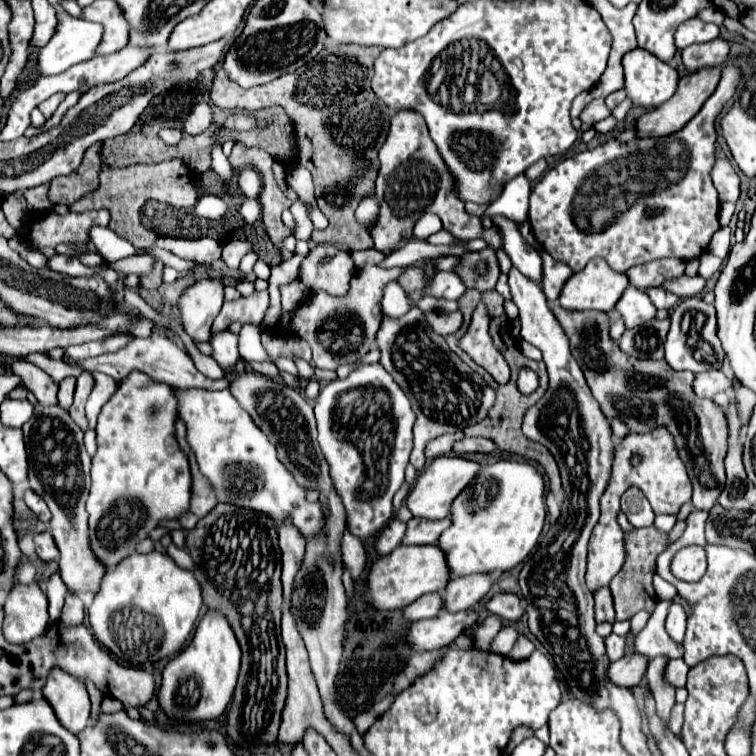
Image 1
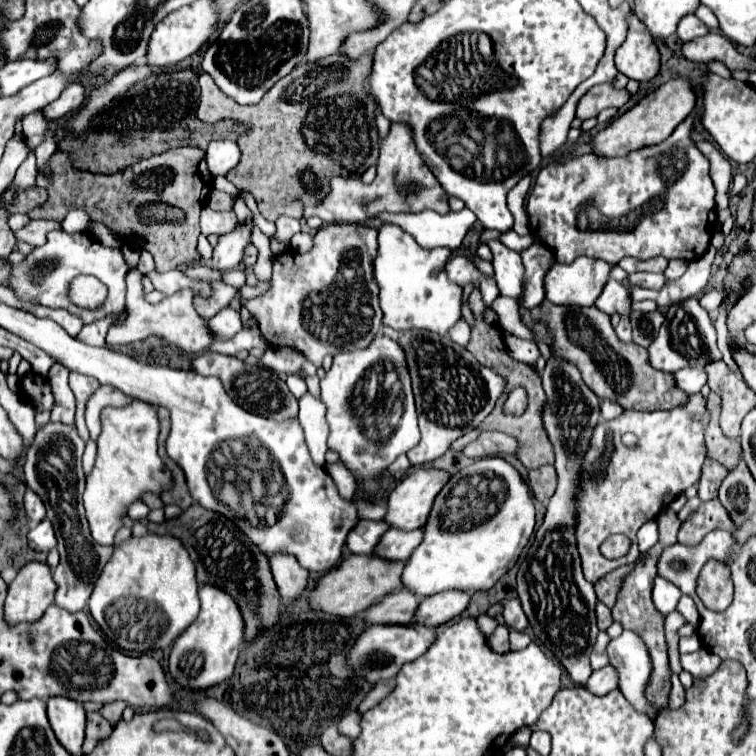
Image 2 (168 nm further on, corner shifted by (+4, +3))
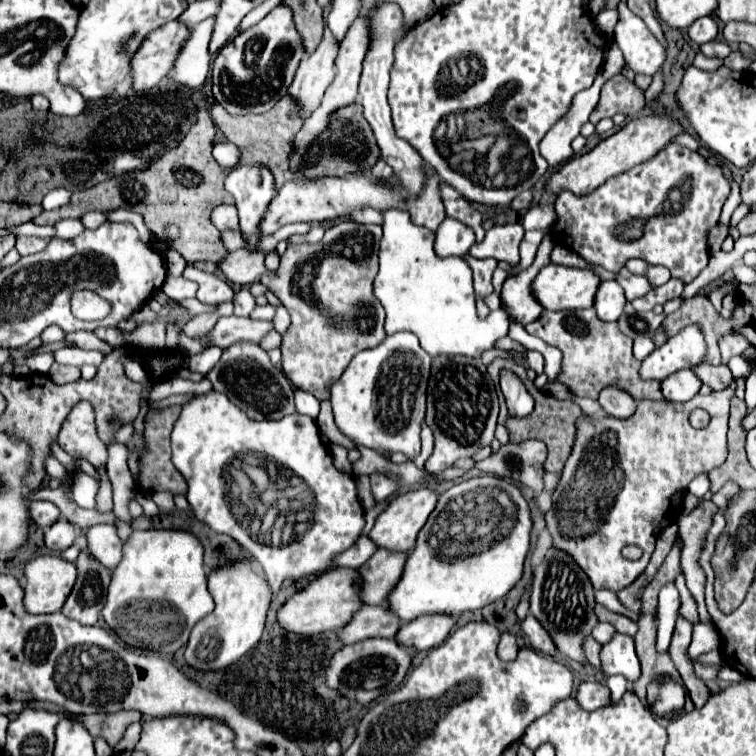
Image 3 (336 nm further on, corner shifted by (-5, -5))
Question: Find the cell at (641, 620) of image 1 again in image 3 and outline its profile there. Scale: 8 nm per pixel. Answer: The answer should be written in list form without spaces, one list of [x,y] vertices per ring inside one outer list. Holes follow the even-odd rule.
[[[617,634],[601,650],[603,672],[607,676],[623,676],[629,686],[641,678],[641,662],[635,652],[635,642],[627,634]]]

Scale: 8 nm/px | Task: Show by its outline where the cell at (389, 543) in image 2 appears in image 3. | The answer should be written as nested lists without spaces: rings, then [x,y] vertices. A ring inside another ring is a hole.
[[[379,548],[359,574],[363,578],[363,602],[365,604],[385,604],[389,594],[403,576],[405,562],[409,552],[389,552],[387,548]]]

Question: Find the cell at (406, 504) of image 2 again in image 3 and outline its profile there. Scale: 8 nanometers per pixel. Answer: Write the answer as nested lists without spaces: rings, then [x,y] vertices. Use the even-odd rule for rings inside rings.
[[[419,488],[419,490],[411,490],[405,494],[395,496],[389,506],[385,508],[385,512],[379,514],[379,518],[375,520],[373,530],[369,532],[369,536],[375,540],[375,544],[379,544],[379,548],[387,548],[387,550],[411,550],[417,542],[417,534],[423,528],[423,524],[427,522],[429,514],[435,510],[439,494],[431,488]]]

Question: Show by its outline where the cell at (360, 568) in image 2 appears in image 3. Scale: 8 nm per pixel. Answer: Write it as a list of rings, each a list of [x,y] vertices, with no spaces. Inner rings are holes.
[[[333,568],[331,572],[321,574],[285,602],[285,606],[277,614],[279,624],[289,632],[299,632],[299,634],[319,634],[325,630],[343,628],[363,606],[359,580],[361,576],[353,568]]]

